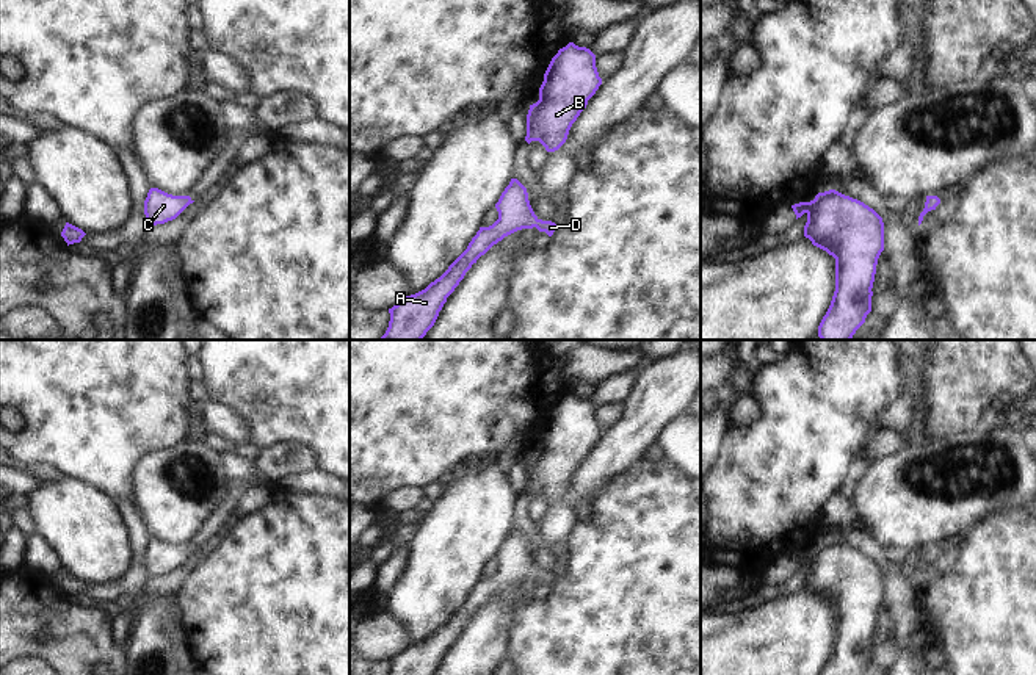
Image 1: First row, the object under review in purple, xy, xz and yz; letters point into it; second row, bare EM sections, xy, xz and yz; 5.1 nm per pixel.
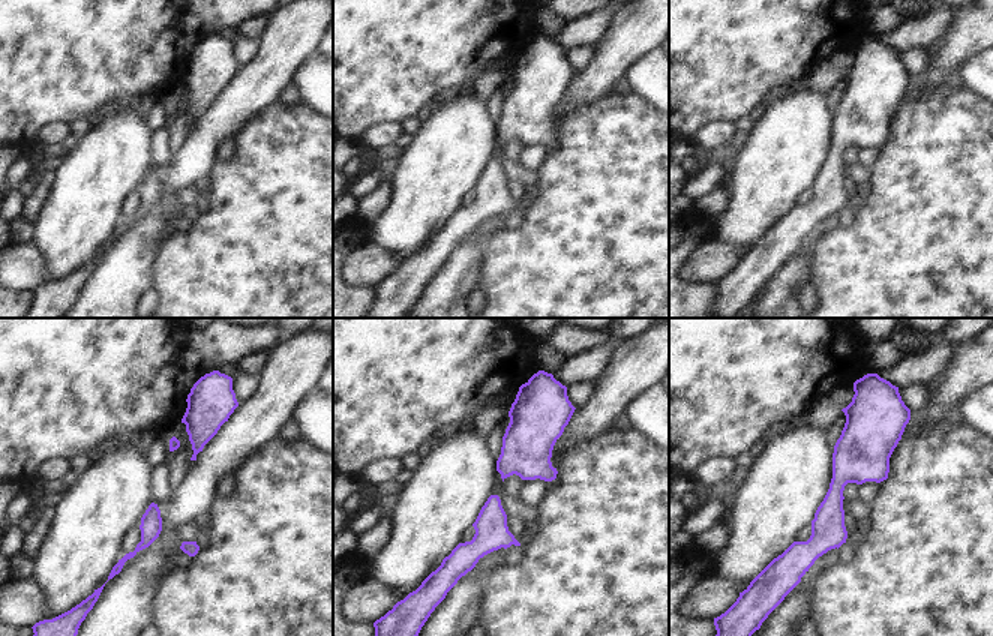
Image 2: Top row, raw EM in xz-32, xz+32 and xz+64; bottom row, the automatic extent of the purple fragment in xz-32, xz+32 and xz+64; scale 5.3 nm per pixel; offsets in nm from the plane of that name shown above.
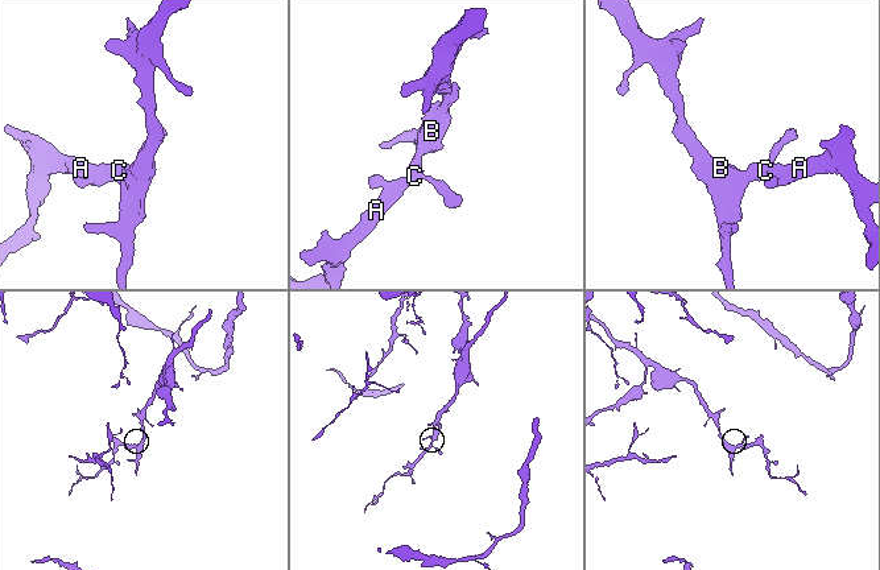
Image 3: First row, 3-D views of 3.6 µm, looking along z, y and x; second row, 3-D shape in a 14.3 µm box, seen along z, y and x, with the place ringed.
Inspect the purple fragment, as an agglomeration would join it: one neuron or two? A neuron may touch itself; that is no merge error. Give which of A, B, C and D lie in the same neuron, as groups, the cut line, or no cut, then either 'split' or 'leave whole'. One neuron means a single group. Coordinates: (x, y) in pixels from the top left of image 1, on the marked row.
A B C D | no cut | leave whole

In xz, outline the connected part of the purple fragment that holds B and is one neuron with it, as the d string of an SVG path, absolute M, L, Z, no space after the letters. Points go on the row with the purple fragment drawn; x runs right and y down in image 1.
M574 42L560 49L544 74L539 100L530 105L525 141L539 141L547 152L558 150L600 85L589 49Z

